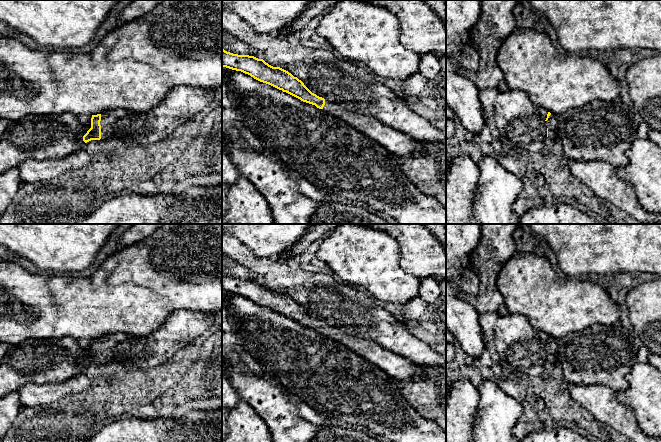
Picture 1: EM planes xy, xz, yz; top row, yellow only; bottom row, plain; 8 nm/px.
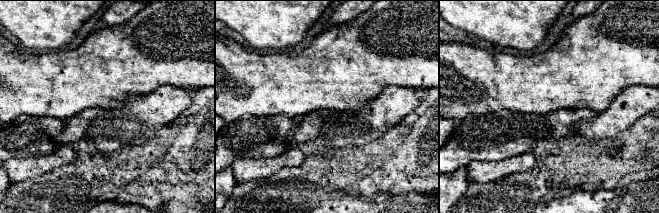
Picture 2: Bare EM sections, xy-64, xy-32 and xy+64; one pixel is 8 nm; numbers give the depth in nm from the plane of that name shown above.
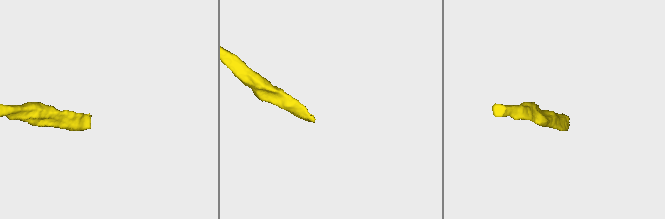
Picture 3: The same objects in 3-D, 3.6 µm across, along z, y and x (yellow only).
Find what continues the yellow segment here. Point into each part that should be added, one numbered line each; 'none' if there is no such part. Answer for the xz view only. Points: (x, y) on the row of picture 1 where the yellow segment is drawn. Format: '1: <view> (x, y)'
1: xz (398, 143)

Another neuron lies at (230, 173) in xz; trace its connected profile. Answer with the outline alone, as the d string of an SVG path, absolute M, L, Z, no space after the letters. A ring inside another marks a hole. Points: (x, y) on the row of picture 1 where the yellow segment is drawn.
M222 135L222 184L235 184L238 180L239 175L240 171L231 161L227 148L227 141Z

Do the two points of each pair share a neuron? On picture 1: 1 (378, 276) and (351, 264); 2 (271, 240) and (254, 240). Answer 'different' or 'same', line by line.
1: same
2: same

